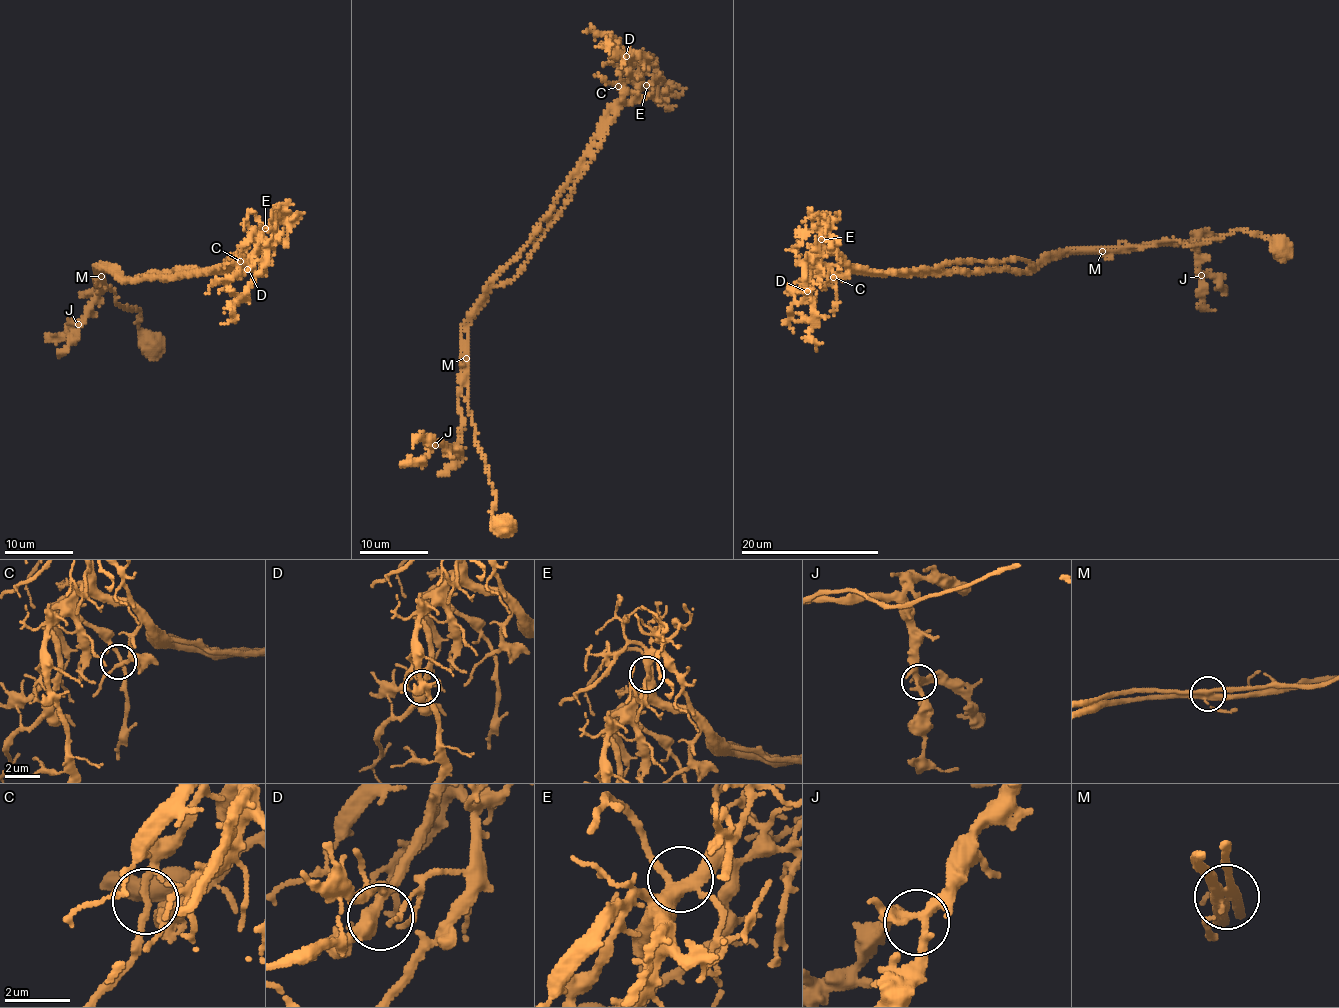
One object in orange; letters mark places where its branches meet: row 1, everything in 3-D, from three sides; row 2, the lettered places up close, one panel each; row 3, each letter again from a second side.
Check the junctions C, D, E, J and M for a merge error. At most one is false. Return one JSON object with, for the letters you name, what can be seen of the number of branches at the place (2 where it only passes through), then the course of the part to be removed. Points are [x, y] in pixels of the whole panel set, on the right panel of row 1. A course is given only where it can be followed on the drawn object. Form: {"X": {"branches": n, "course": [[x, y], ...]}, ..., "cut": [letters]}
{"cut": []}

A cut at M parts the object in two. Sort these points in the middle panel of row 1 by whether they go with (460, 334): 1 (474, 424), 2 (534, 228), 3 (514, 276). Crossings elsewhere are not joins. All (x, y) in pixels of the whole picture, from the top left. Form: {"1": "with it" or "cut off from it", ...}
{"1": "cut off from it", "2": "with it", "3": "cut off from it"}

